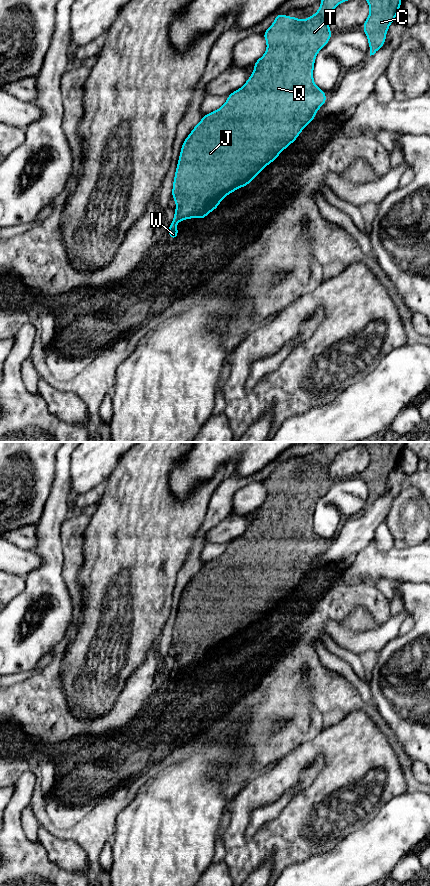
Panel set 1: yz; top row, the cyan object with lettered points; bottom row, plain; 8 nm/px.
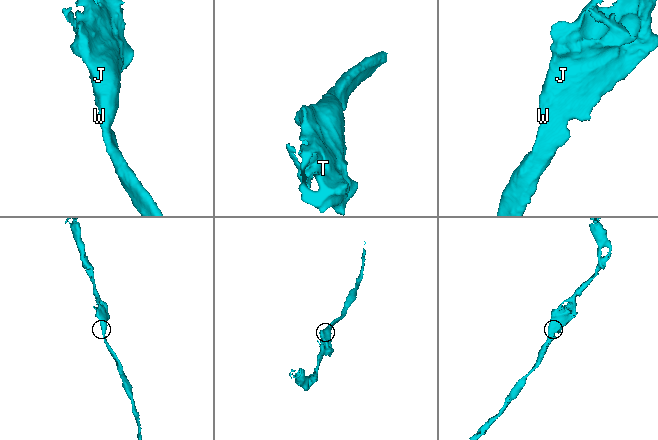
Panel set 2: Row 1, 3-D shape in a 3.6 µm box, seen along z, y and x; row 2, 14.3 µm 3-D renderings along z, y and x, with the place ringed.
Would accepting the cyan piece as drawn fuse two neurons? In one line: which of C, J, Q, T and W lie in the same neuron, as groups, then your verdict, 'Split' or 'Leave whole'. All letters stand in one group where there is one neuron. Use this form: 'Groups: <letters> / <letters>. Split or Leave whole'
Groups: C J Q T W. Leave whole

